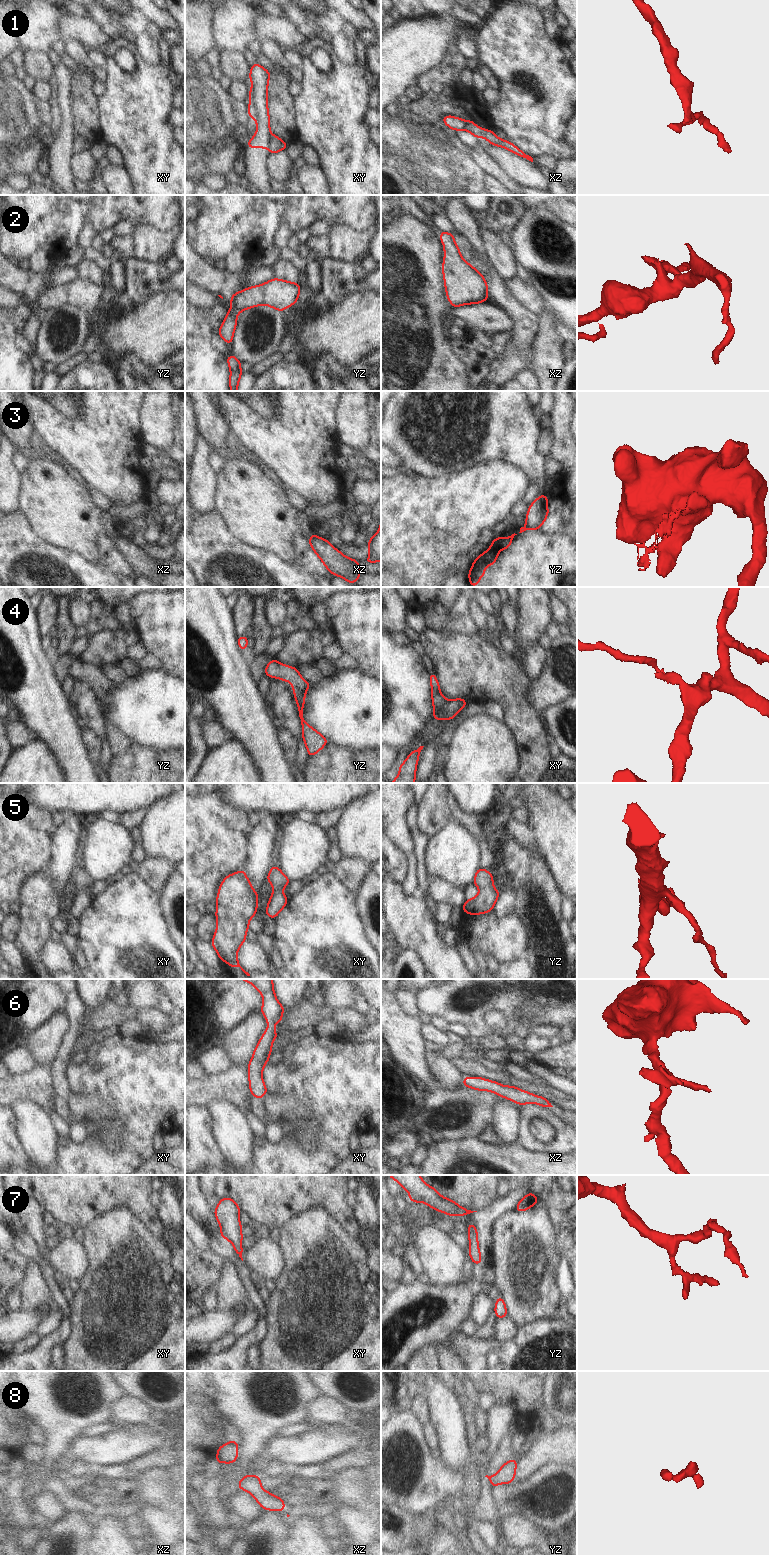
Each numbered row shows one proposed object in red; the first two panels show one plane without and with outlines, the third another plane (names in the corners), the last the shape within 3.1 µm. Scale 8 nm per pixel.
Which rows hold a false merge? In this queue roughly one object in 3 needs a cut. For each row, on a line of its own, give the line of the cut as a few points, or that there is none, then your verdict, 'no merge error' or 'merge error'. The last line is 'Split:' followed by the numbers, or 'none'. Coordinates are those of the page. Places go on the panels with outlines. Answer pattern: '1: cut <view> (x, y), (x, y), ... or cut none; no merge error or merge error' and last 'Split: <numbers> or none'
1: cut xy (270, 133), (270, 142), (267, 147); merge error
2: cut yz (240, 291), (235, 296), (237, 312); merge error
3: cut xz (315, 535), (311, 537); merge error
4: cut none; no merge error
5: cut none; no merge error
6: cut none; no merge error
7: cut none; no merge error
8: cut none; no merge error
Split: 1, 2, 3

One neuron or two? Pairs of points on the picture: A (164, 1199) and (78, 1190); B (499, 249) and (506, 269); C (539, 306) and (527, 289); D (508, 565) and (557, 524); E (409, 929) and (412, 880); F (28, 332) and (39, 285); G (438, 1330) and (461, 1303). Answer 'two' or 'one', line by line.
A: two
B: one
C: one
D: two
E: two
F: one
G: one

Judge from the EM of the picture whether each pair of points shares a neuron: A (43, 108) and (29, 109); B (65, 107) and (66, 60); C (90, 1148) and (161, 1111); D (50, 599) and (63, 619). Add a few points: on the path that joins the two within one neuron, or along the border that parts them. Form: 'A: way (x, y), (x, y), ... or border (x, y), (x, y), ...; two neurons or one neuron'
A: border (33, 98), (36, 117), (41, 124); two neurons
B: border (60, 61), (74, 72); two neurons
C: way (108, 1153), (119, 1153), (143, 1129); one neuron
D: border (58, 597), (58, 617), (54, 633); two neurons

